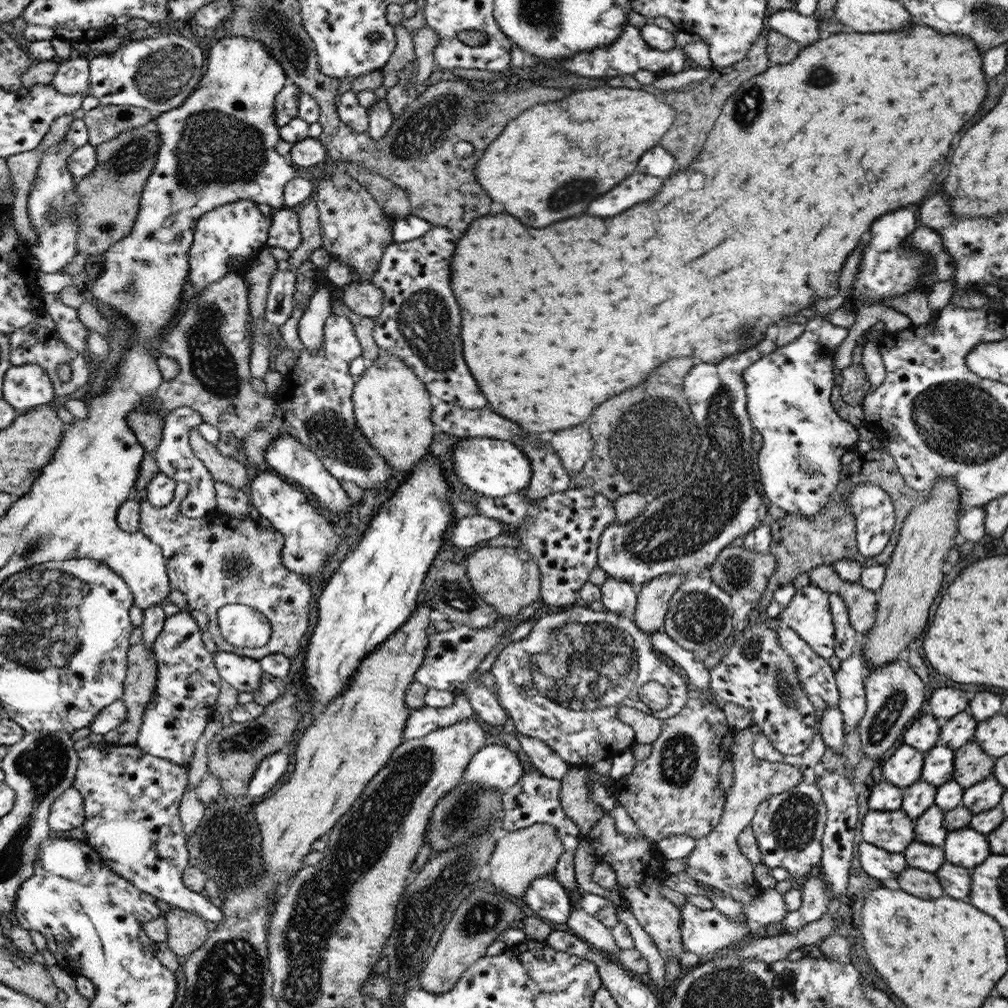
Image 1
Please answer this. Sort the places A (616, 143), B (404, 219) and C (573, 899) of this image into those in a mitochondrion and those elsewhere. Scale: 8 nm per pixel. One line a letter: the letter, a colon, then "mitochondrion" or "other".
A: other
B: other
C: other

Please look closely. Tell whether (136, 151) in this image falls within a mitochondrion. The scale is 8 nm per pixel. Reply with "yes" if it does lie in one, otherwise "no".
yes

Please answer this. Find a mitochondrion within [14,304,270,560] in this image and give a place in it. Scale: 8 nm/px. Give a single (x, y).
(39, 542)

